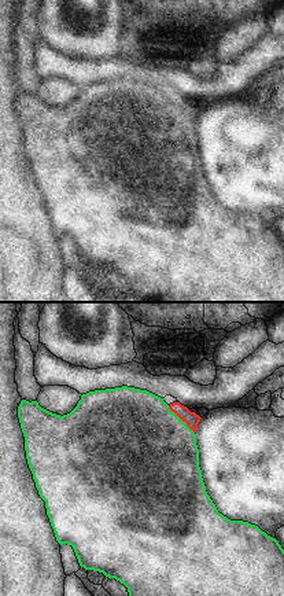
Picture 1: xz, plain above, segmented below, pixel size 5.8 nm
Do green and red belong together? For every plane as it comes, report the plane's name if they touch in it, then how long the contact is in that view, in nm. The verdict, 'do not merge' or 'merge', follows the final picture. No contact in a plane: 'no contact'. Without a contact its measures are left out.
xz | 220 nm

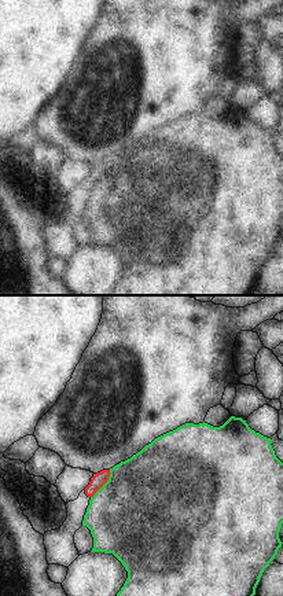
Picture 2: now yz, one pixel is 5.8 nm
yz | 200 nm

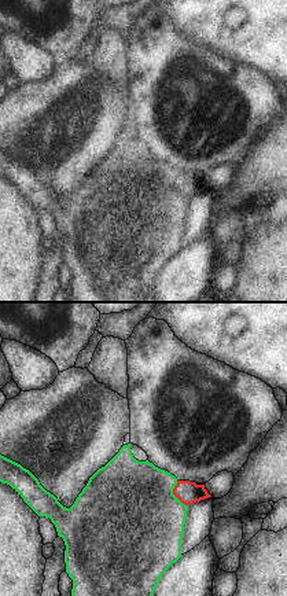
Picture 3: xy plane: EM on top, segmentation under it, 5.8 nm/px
xy | 170 nm

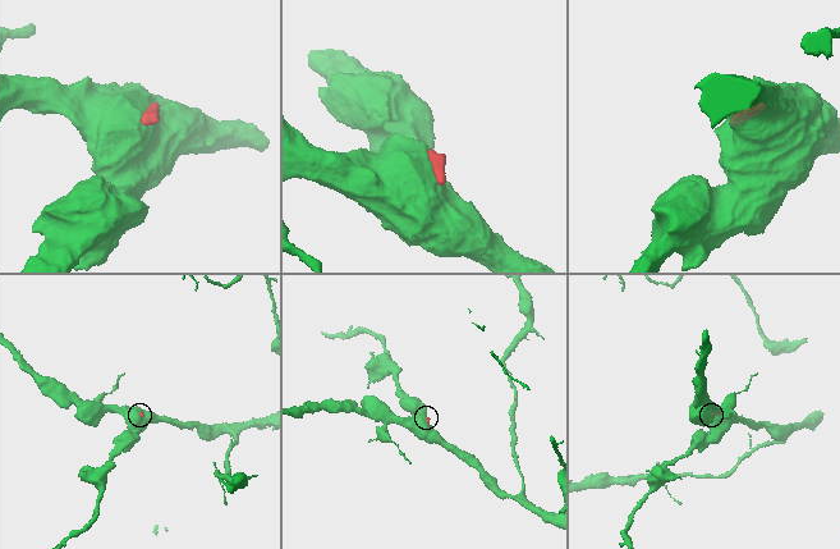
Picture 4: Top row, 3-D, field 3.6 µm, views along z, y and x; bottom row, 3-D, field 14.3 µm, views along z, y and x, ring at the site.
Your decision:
merge

